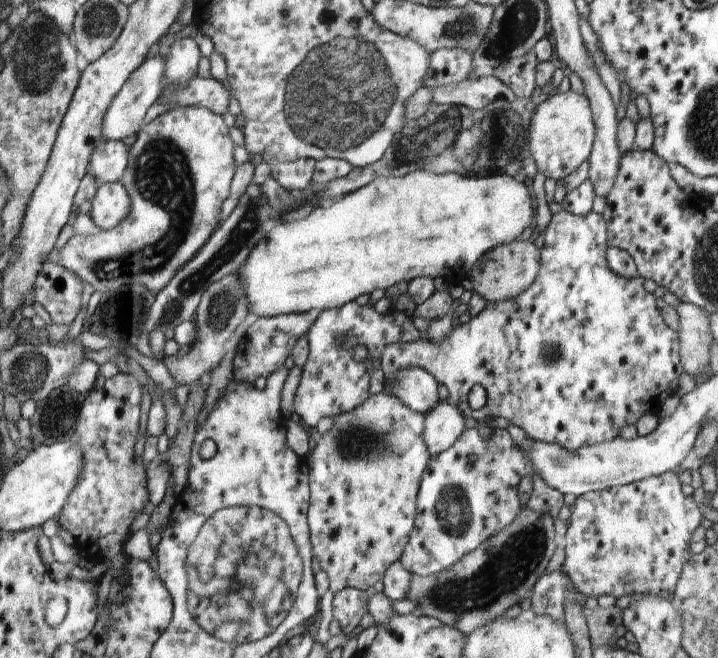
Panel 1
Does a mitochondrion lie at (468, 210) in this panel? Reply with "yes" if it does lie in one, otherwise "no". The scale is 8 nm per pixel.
no

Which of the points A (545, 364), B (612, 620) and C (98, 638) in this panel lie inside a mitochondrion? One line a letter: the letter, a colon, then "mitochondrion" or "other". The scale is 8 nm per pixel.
A: mitochondrion
B: other
C: other

